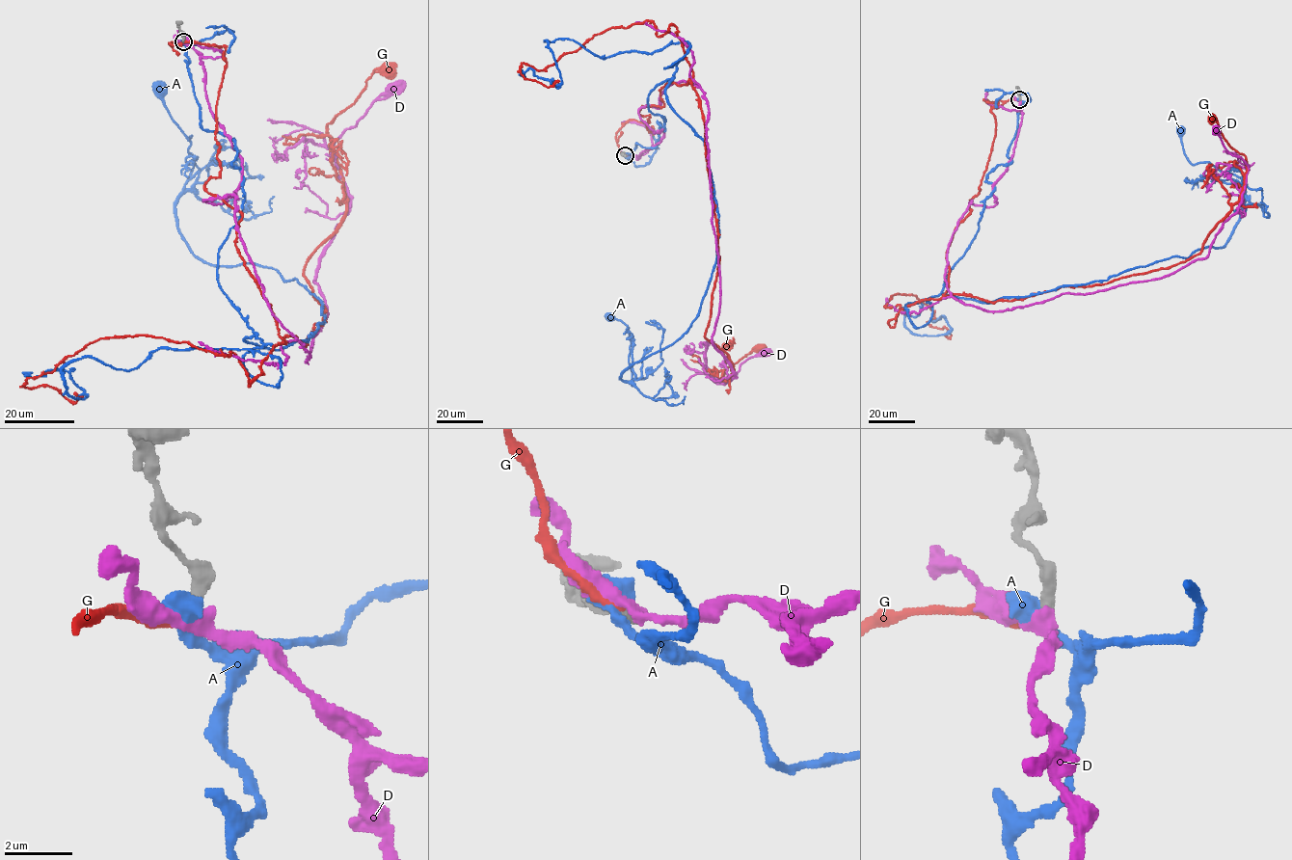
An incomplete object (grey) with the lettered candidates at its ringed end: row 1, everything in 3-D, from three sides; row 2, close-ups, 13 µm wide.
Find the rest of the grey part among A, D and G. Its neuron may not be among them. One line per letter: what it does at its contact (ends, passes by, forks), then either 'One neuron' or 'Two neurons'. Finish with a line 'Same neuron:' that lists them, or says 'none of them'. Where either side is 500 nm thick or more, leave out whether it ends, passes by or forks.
A: Two neurons
D: It passes by. Two neurons
G: It ends there. One neuron
Same neuron: G

